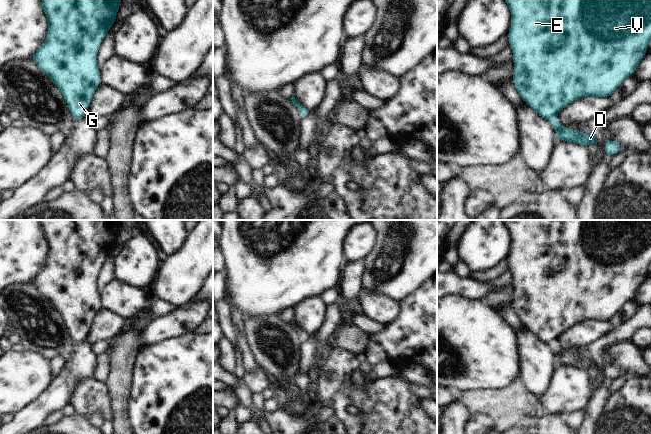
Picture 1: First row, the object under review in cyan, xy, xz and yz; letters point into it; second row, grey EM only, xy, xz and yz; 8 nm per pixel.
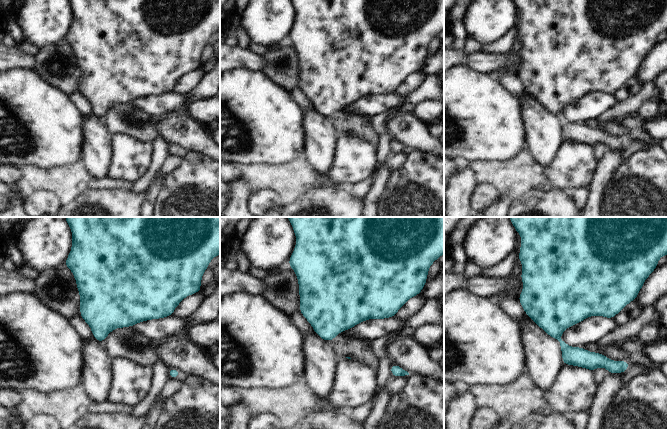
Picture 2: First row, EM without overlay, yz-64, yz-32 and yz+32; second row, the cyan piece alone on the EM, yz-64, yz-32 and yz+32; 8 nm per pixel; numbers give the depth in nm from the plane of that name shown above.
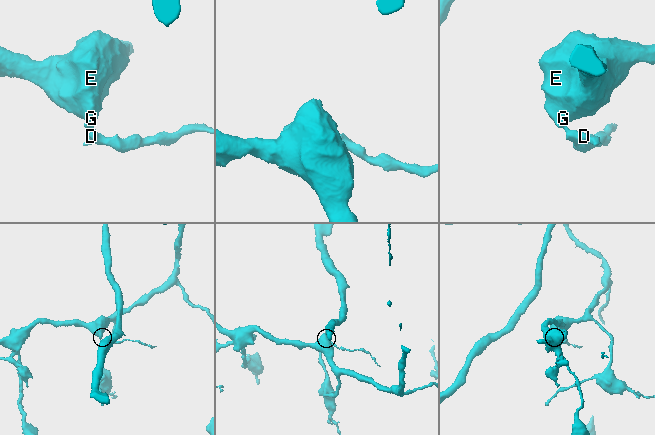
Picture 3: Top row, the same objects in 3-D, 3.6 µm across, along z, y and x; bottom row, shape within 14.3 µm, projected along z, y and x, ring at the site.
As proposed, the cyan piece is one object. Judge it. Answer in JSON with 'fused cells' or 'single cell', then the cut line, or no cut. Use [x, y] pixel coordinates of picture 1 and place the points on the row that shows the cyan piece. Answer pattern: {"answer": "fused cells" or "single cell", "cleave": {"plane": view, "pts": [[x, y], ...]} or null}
{"answer": "fused cells", "cleave": {"plane": "yz", "pts": [[555, 115], [548, 119]]}}

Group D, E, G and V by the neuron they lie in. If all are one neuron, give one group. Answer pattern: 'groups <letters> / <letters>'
groups D / E G V

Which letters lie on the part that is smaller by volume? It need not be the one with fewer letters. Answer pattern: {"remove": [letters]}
{"remove": ["D"]}

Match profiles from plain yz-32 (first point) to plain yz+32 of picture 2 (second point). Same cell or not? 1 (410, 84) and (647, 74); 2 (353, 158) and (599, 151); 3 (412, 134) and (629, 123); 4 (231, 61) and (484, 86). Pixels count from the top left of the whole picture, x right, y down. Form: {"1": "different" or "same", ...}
{"1": "different", "2": "different", "3": "same", "4": "different"}

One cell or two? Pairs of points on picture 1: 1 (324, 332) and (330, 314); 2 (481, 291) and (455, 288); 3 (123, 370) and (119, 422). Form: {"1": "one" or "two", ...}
{"1": "one", "2": "one", "3": "one"}

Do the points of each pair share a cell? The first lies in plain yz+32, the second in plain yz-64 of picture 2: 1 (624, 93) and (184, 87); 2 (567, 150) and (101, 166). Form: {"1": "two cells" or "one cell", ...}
{"1": "one cell", "2": "two cells"}

